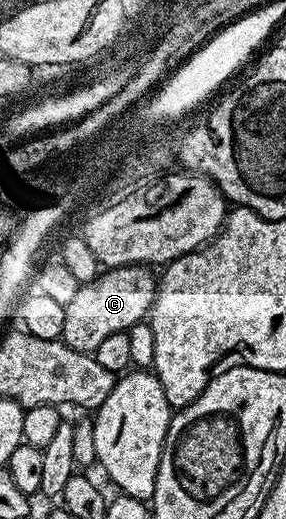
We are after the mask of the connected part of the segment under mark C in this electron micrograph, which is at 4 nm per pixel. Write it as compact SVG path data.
M119 265L102 272L93 281L81 284L75 299L65 305L60 340L75 351L96 354L99 343L112 333L124 333L148 318L157 294L158 278L148 265Z

